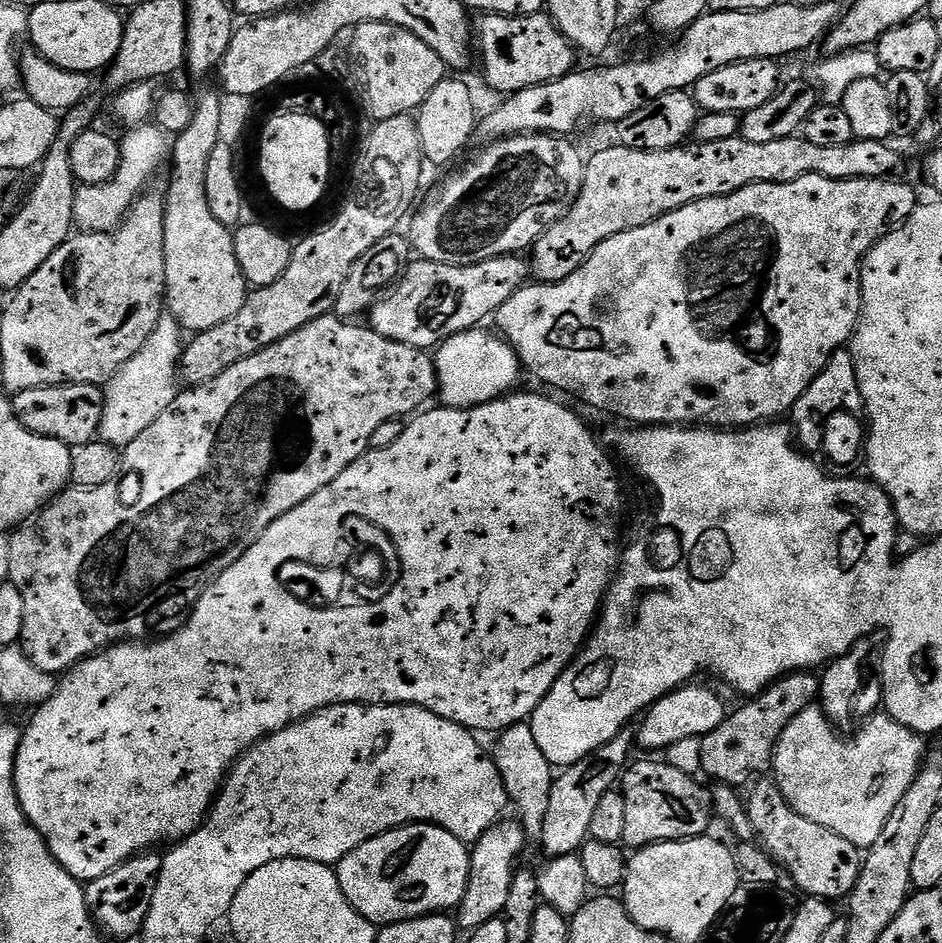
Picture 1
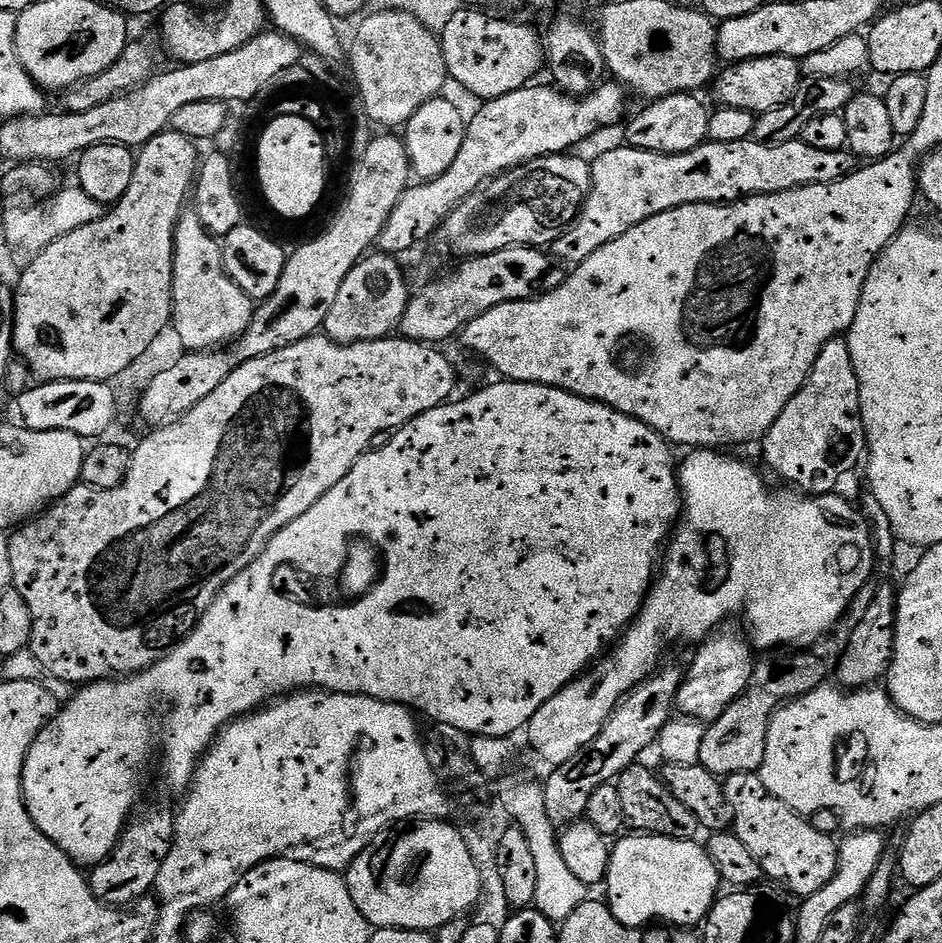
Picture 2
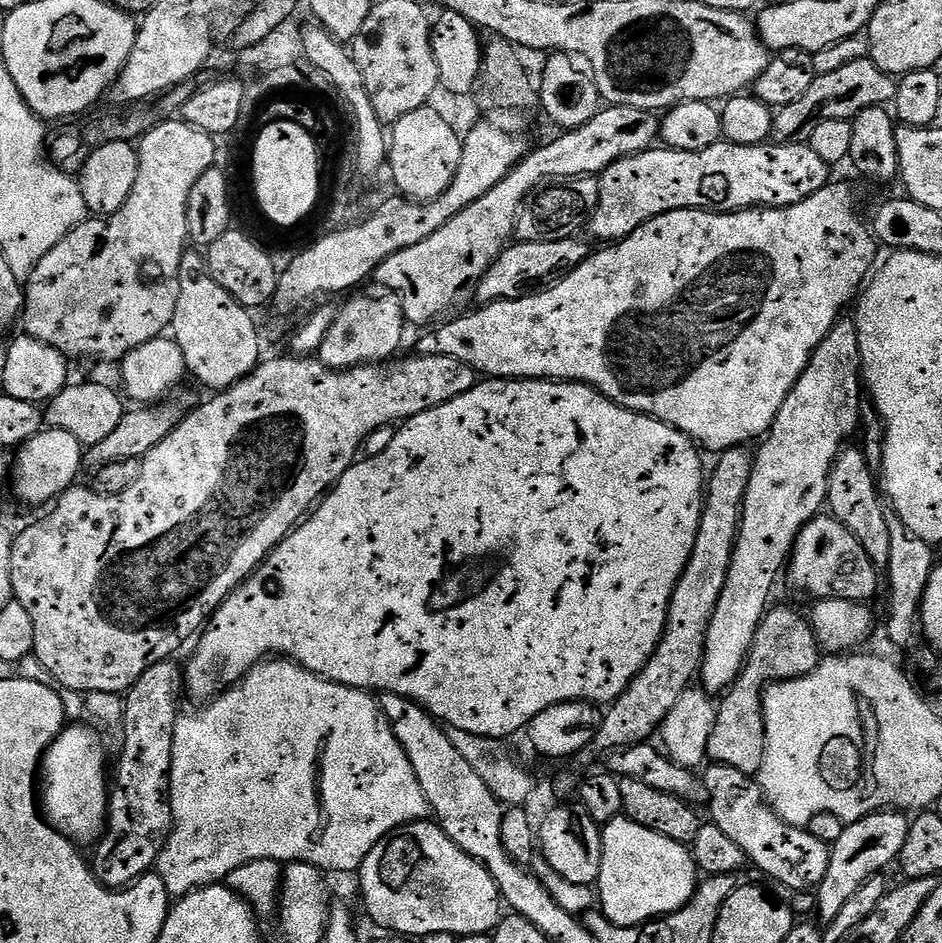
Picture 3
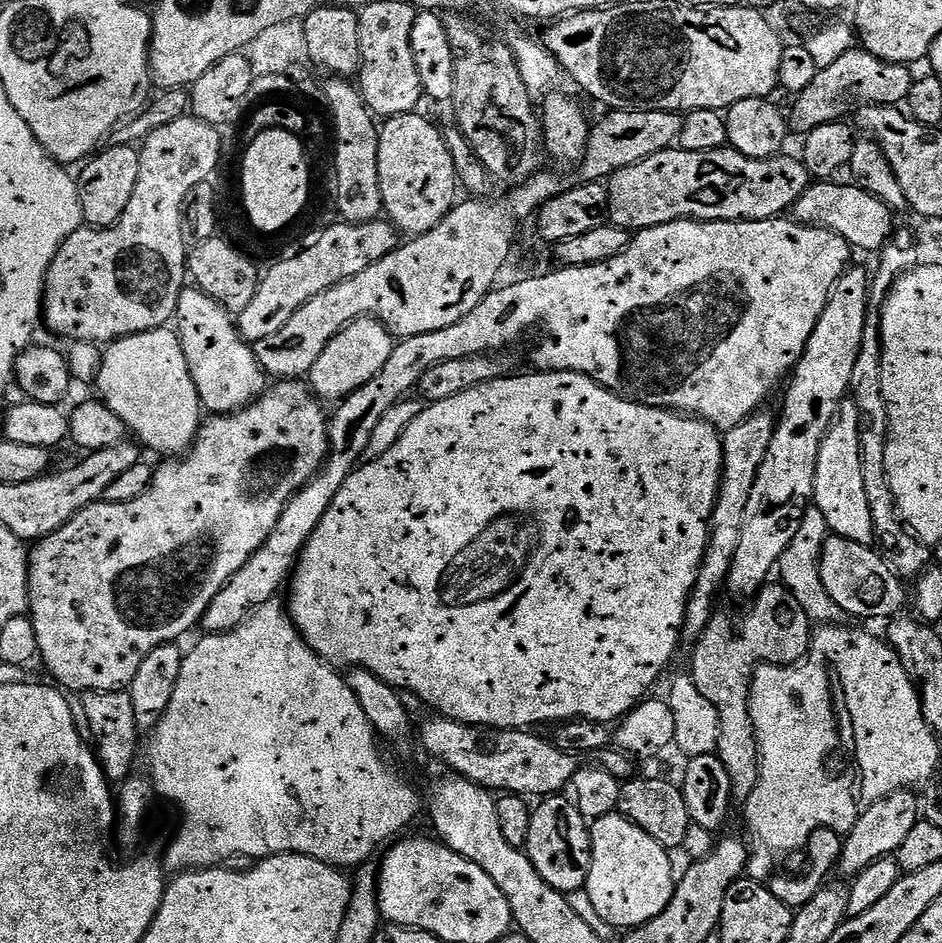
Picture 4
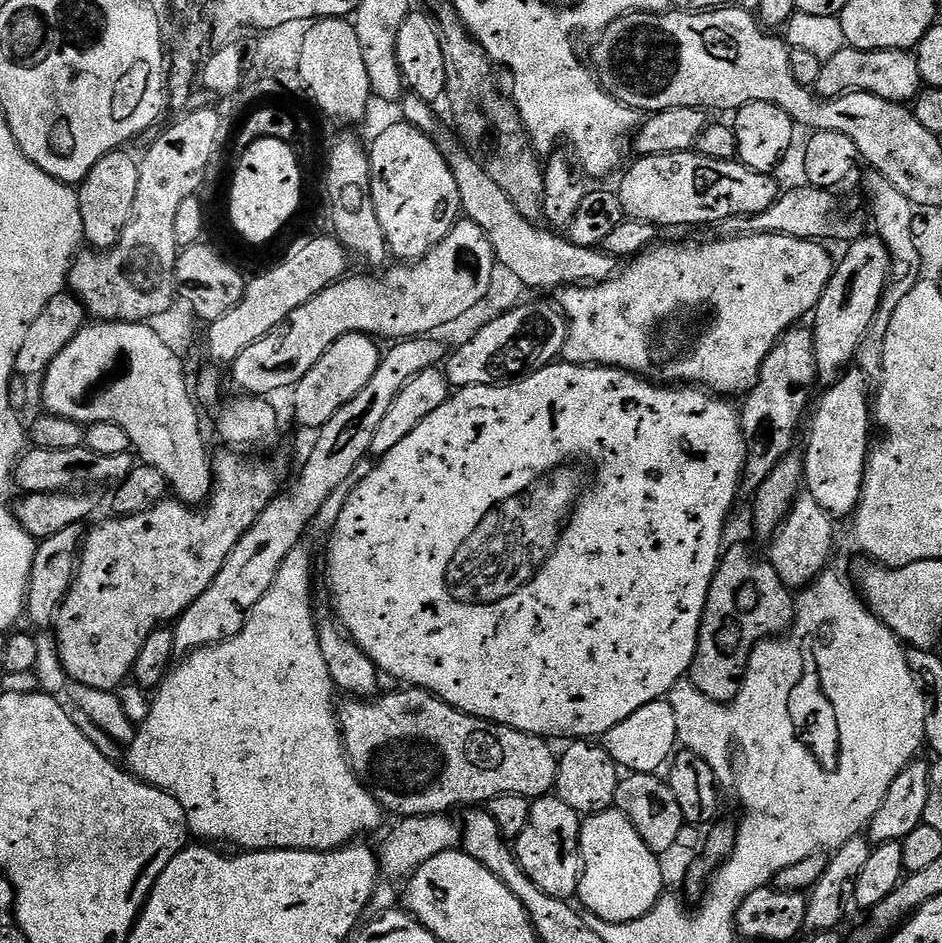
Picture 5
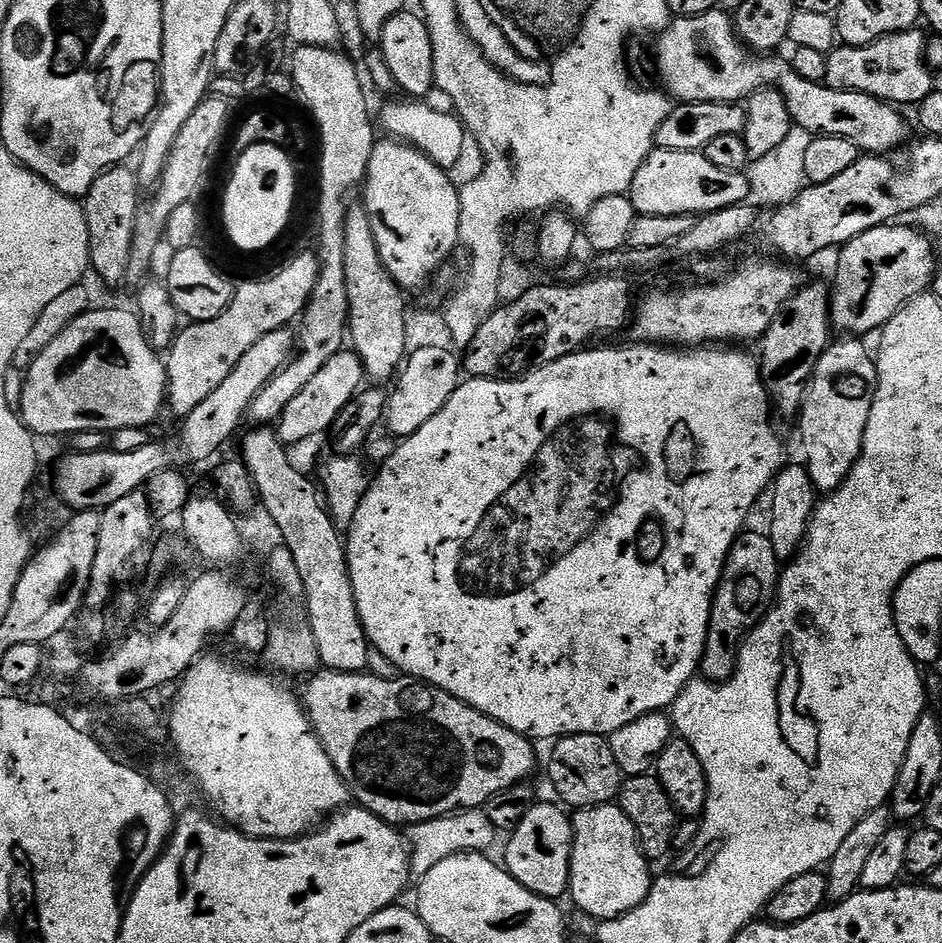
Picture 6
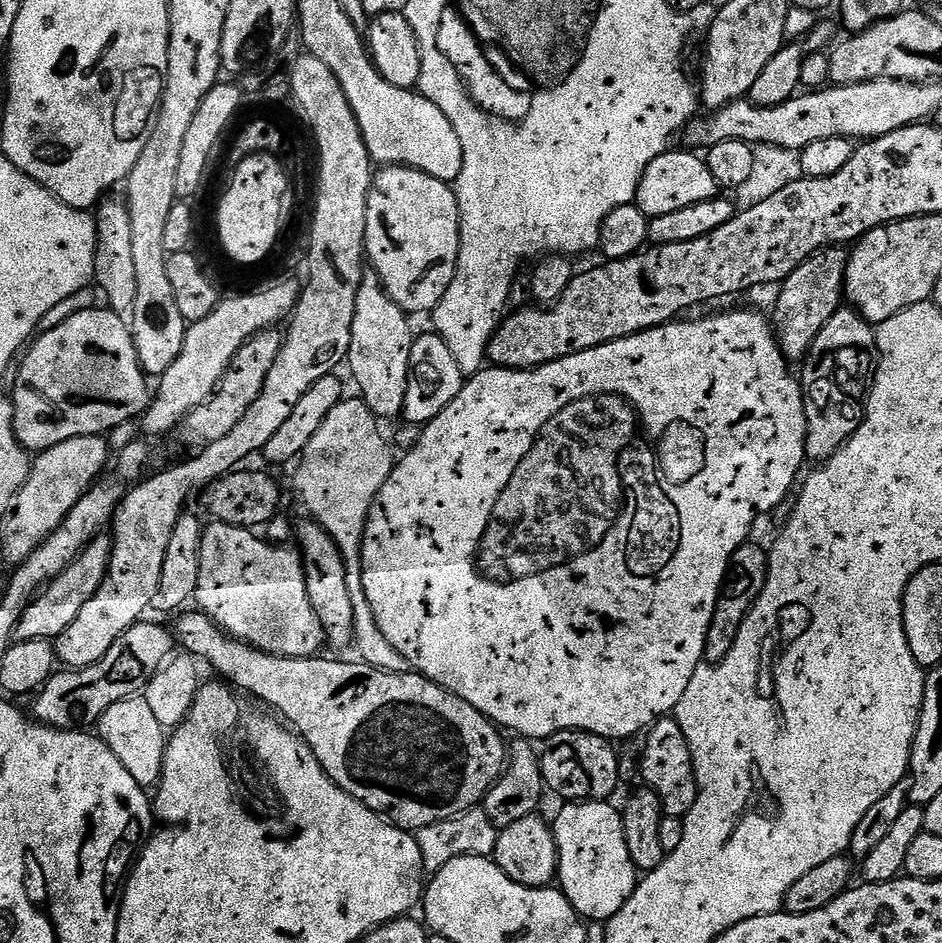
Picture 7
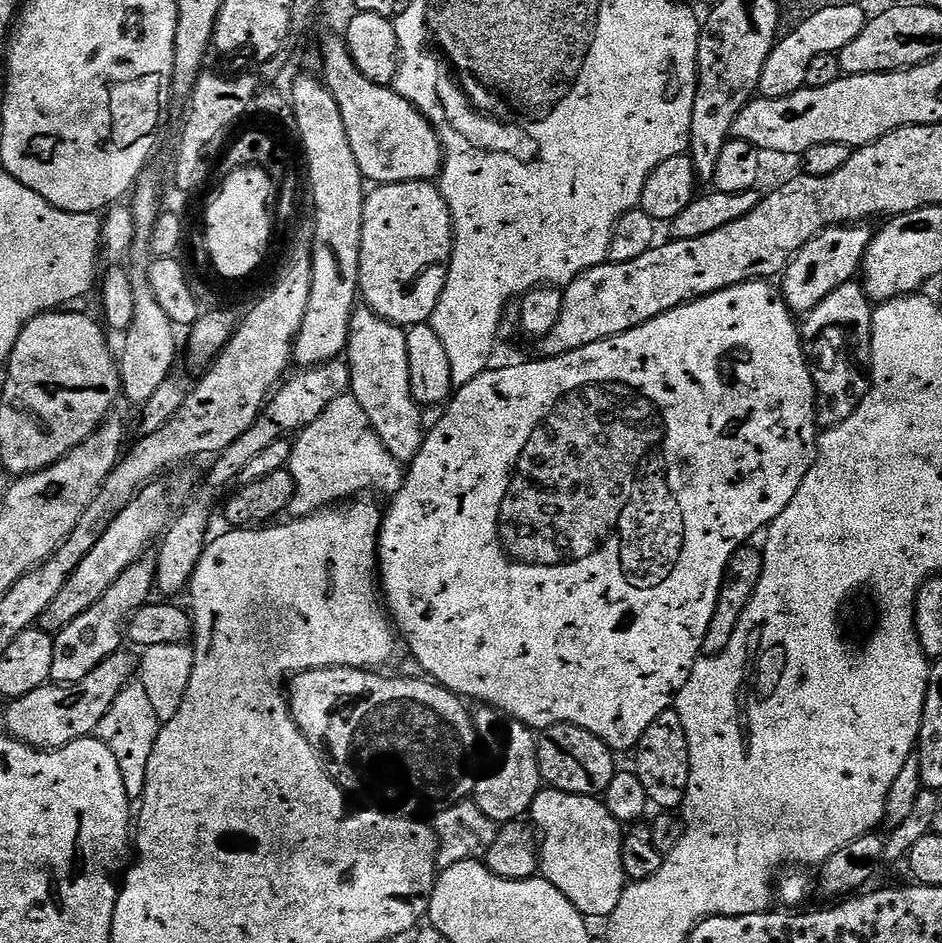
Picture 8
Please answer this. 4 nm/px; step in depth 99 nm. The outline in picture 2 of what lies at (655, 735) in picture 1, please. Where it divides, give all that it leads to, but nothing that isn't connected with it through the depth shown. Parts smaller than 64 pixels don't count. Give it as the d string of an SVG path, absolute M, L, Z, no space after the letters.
M717 631L699 645L692 669L680 681L676 695L676 708L681 717L701 722L722 718L728 709L744 693L752 677L754 649L743 635L736 632Z

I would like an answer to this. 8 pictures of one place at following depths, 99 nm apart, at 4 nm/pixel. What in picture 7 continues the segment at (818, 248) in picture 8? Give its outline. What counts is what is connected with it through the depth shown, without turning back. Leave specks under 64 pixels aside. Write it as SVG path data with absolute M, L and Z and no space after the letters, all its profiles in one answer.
M840 246L816 252L779 285L776 313L771 313L770 320L785 360L803 361L814 338L818 338L818 330L822 330L822 326L826 326L826 322L840 311L845 299L844 275L848 269L848 257L849 253Z

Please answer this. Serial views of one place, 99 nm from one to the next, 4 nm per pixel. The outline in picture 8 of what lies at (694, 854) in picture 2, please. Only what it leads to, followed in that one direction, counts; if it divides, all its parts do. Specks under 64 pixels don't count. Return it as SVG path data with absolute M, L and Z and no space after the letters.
M545 787L534 798L530 820L538 829L543 879L549 880L586 918L611 916L626 887L622 866L624 832L605 801Z

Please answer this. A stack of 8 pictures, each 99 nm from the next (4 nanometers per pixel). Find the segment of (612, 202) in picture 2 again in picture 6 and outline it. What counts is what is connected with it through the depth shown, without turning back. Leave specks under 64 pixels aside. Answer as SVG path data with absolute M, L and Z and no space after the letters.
M656 148L644 159L642 166L638 166L638 174L634 174L634 182L626 194L641 216L678 214L699 217L706 212L745 203L748 199L748 178L744 172L731 172L714 166L714 162L704 157L703 151L671 152Z

